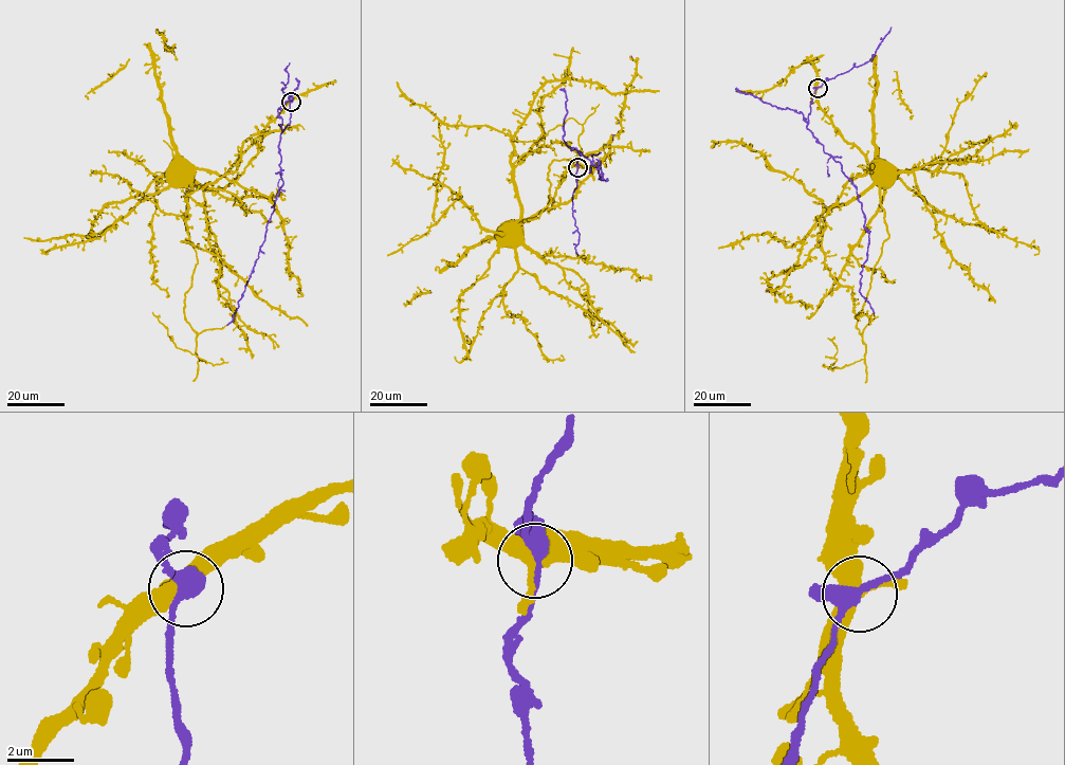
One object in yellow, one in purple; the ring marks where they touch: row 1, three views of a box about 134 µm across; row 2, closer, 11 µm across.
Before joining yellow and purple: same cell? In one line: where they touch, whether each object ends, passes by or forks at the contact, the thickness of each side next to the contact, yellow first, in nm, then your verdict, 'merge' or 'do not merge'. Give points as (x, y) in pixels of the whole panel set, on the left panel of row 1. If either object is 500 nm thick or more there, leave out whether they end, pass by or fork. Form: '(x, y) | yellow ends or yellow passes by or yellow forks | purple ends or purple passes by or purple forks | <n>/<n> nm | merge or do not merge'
(291, 102) | yellow forks | purple forks | 380/320 nm | merge

